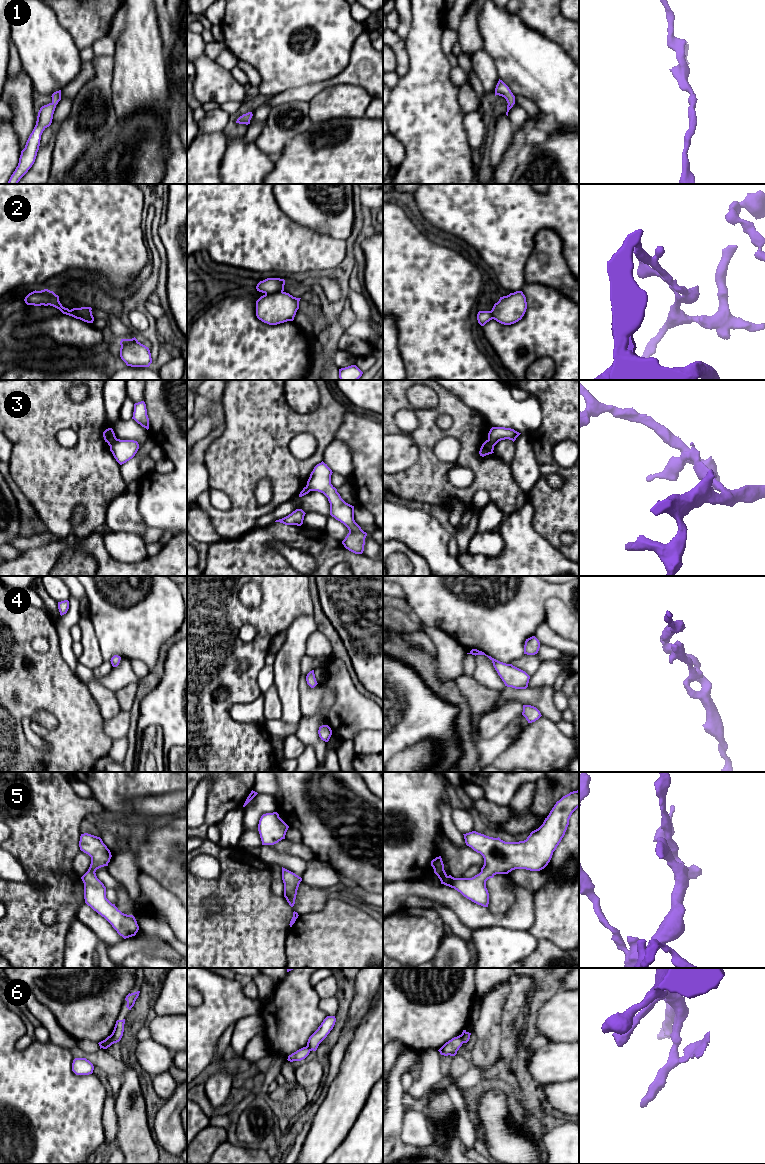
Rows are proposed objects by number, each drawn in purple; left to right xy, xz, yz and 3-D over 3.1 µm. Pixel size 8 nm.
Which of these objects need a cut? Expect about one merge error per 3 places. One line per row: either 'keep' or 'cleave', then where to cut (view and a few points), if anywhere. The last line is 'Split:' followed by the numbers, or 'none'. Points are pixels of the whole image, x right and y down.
1: keep; no cut
2: cleave; cut in xz along (282, 291), (265, 294)
3: cleave; cut in xy along (116, 438), (110, 446)
4: keep; no cut
5: keep; no cut
6: cleave; cut in xy along (112, 1034), (112, 1040), (107, 1046)
Split: 2, 3, 6

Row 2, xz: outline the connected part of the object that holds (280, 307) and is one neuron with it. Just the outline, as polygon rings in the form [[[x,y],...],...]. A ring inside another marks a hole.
[[[286,292],[265,294],[256,301],[256,316],[269,325],[293,321],[300,299]]]

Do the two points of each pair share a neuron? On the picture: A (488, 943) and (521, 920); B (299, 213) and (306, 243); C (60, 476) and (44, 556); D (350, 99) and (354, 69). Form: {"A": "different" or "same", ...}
{"A": "different", "B": "different", "C": "different", "D": "different"}

